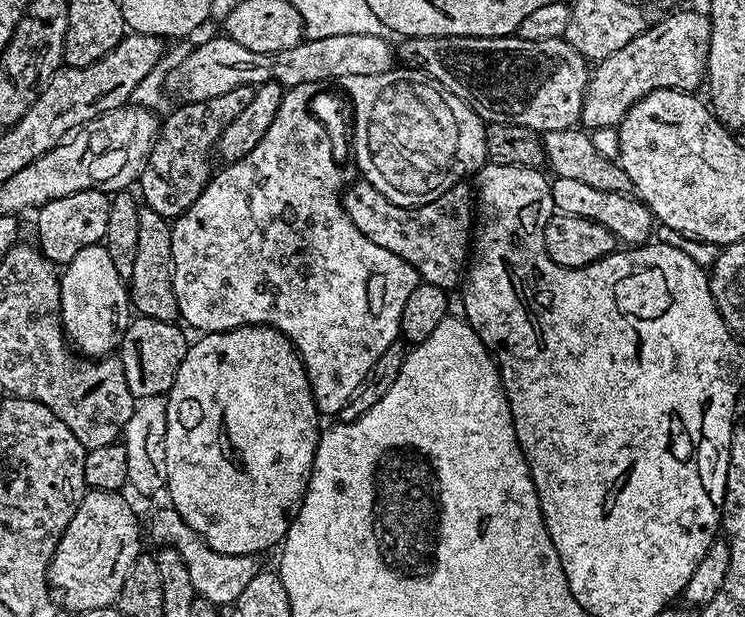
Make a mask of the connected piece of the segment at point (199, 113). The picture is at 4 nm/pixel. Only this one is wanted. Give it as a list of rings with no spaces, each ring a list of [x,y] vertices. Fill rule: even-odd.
[[[253,85],[234,86],[234,90],[226,90],[226,94],[218,94],[218,98],[206,98],[202,102],[181,103],[165,120],[159,121],[156,129],[156,140],[140,172],[138,181],[139,195],[144,195],[143,203],[165,218],[175,218],[189,208],[202,194],[208,185],[208,155],[213,155],[222,130],[250,106]]]

